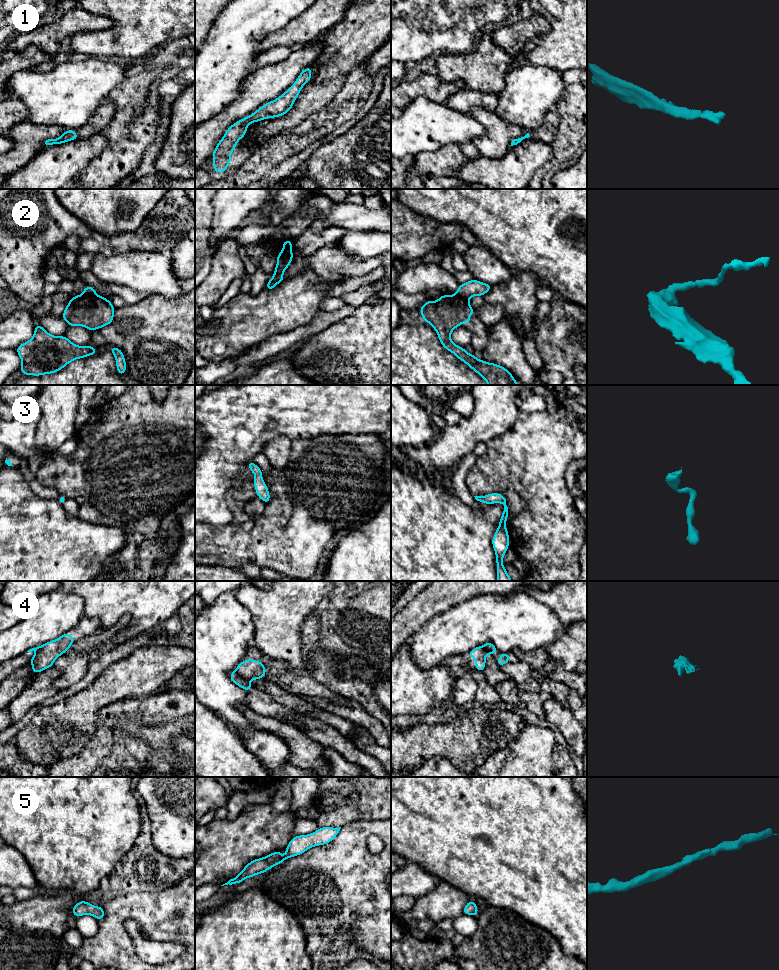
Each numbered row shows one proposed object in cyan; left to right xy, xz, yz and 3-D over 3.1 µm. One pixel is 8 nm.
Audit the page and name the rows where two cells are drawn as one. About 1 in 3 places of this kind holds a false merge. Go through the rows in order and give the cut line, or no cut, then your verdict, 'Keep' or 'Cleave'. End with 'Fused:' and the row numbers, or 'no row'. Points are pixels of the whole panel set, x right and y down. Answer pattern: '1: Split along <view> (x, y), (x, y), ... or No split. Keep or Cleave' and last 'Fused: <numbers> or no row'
1: No split. Keep
2: Split along xz (277, 255), (287, 255), (291, 259). Cleave
3: No split. Keep
4: Split along xz (234, 671), (248, 681). Cleave
5: No split. Keep
Fused: 2, 4

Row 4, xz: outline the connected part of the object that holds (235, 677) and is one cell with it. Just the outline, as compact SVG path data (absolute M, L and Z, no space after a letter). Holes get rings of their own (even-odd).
M235 671L230 673L230 679L231 681L236 684L237 686L243 688L247 692L252 688L252 685L249 683L249 681L243 677L241 677L238 673Z

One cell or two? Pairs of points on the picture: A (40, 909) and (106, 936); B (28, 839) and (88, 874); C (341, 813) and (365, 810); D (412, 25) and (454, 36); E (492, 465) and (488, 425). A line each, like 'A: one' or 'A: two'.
A: two
B: one
C: one
D: one
E: two

